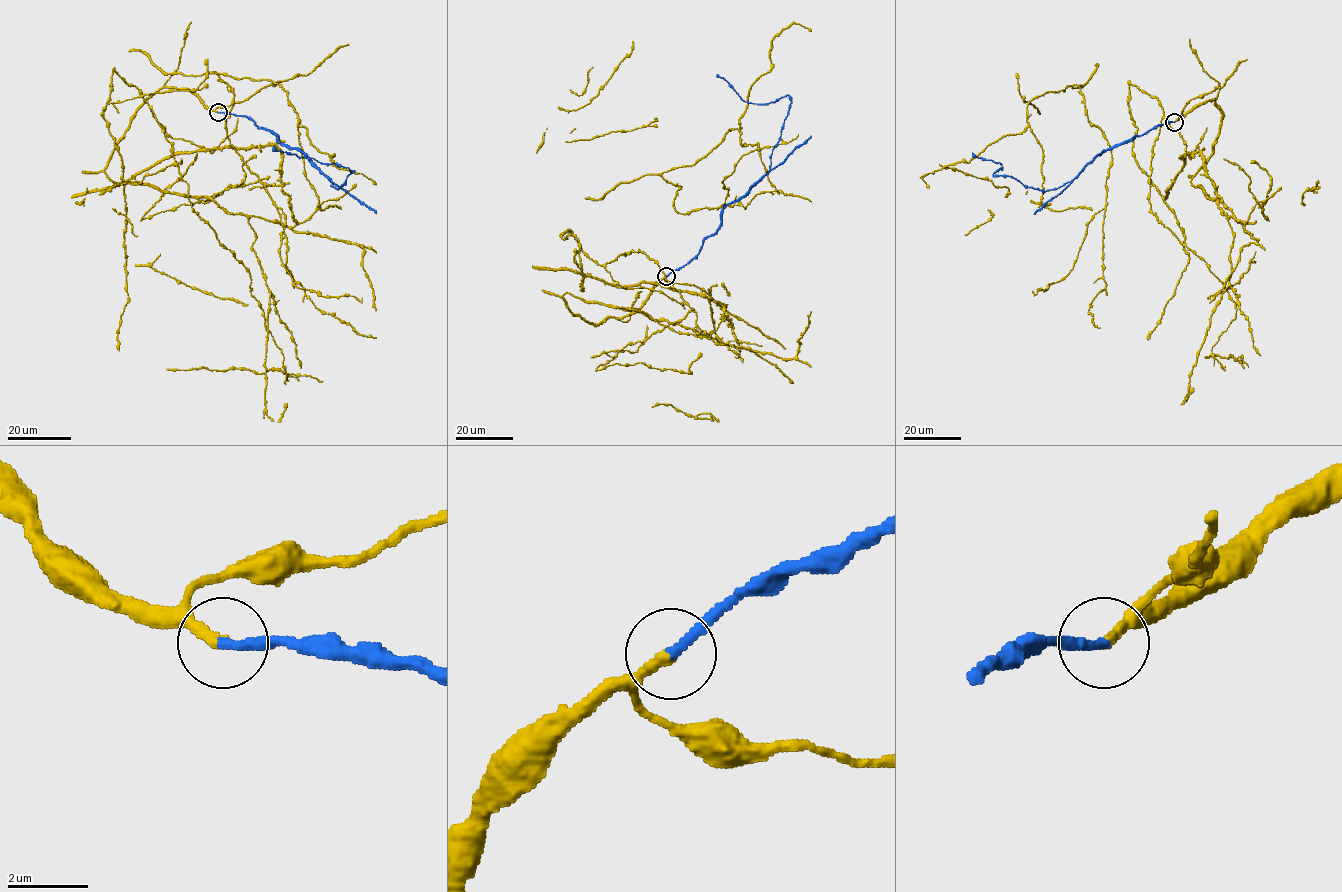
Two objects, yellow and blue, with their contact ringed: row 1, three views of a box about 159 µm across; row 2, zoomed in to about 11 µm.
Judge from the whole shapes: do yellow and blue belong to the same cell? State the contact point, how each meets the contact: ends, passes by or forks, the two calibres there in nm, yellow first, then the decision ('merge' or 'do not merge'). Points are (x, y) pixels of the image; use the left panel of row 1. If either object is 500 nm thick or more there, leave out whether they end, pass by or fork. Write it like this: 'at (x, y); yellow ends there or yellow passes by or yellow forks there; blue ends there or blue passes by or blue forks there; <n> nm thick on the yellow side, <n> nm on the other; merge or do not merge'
at (218, 112); yellow ends there; blue ends there; 280 nm thick on the yellow side, 240 nm on the other; merge

